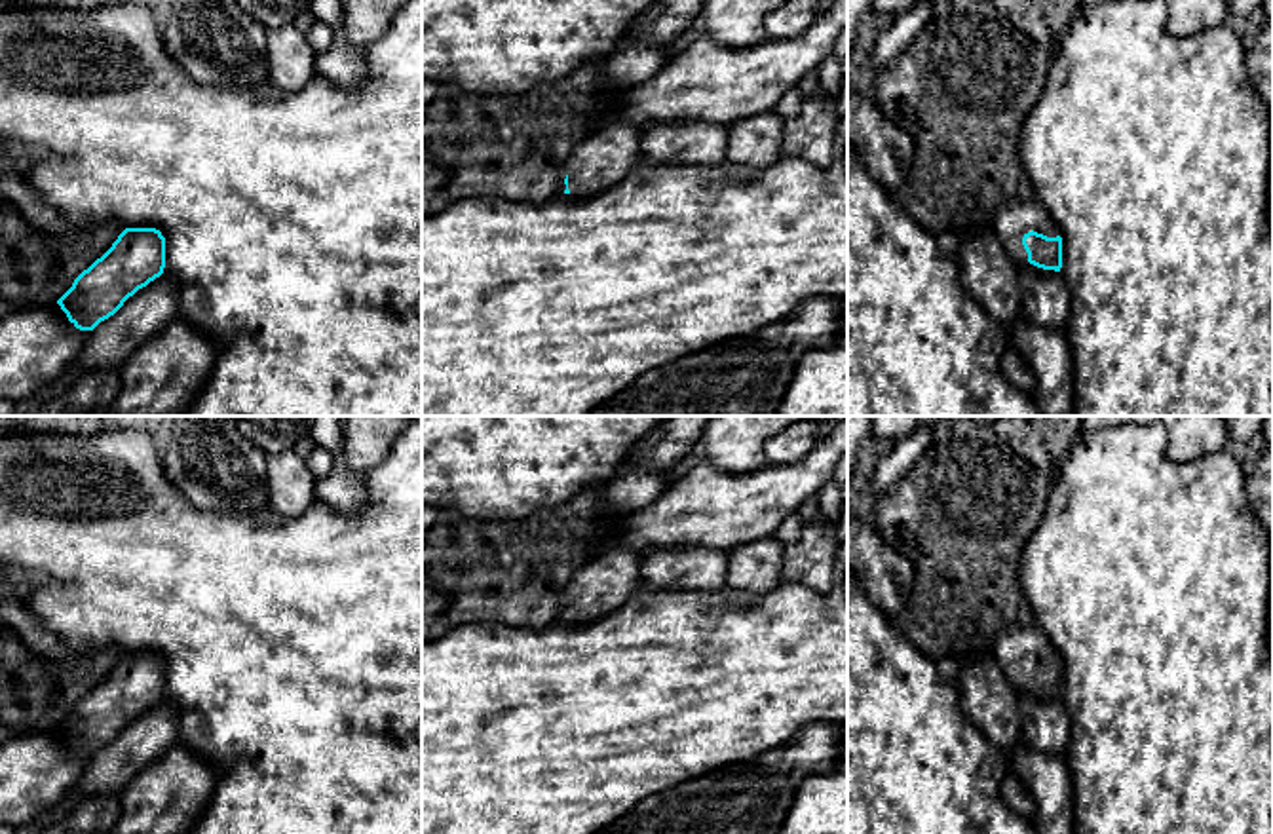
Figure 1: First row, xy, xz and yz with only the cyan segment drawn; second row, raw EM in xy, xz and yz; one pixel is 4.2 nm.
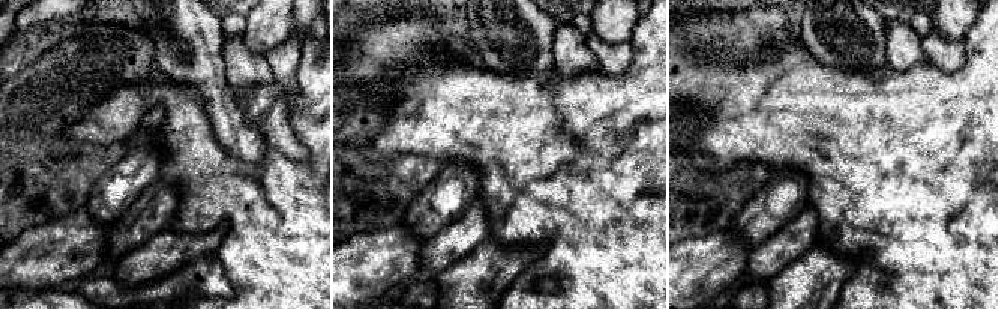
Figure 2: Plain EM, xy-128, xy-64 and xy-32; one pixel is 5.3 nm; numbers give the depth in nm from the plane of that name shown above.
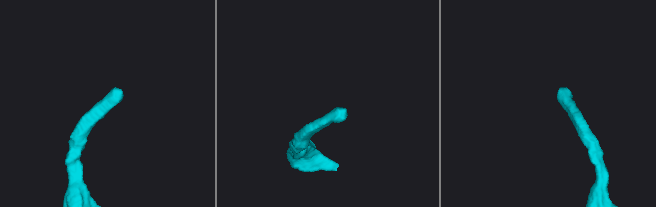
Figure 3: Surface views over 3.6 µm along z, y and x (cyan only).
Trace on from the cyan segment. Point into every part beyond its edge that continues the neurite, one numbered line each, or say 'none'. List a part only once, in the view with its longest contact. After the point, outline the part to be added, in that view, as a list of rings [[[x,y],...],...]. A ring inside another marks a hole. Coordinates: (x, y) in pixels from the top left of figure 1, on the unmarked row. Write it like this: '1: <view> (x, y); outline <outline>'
1: yz (1015, 643); outline [[[1036,621],[1009,625],[1001,629],[1001,633],[996,638],[992,655],[999,671],[1018,692],[1028,688],[1028,678],[1022,671],[1022,663],[1028,657],[1034,655],[1047,663],[1058,661],[1058,652]]]

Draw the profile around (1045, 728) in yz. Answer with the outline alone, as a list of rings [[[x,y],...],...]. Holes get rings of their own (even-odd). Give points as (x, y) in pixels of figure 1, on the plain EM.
[[[1030,688],[1018,693],[1020,699],[1020,741],[1045,754],[1062,754],[1070,741],[1070,720],[1060,697],[1043,695]]]

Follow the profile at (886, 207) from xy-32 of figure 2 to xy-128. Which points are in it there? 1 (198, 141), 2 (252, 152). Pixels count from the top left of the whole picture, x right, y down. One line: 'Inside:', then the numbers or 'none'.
Inside: 1

